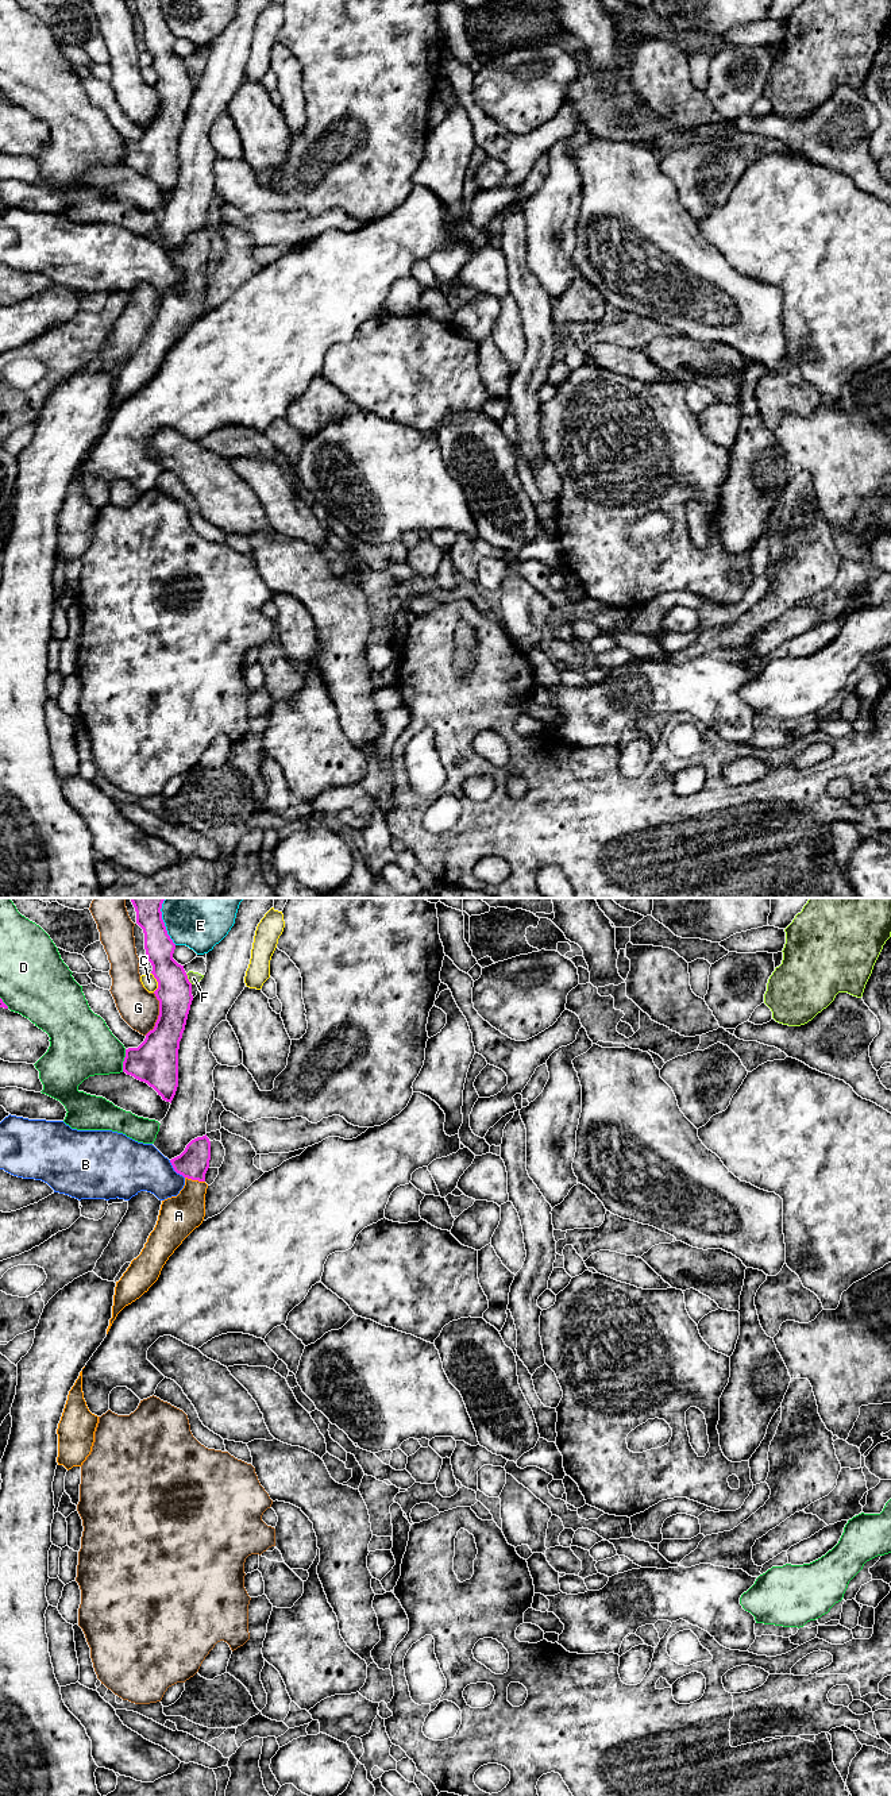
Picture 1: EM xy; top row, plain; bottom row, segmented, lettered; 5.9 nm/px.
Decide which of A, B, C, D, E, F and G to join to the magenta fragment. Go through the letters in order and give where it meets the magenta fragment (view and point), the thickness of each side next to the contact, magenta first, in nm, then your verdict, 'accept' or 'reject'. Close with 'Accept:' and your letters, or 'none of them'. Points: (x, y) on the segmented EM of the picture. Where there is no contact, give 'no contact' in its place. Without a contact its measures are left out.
A: xy (195, 1179) | 190/240 nm | accept
B: xy (174, 1170) | 190/300 nm | reject
C: xy (157, 981) | 200/90 nm | reject
D: xy (124, 1060) | 280/360 nm | reject
E: xy (162, 921) | 190/440 nm | reject
F: xy (188, 979) | 200/70 nm | reject
G: xy (159, 1014) | 240/220 nm | reject
Accept: A

